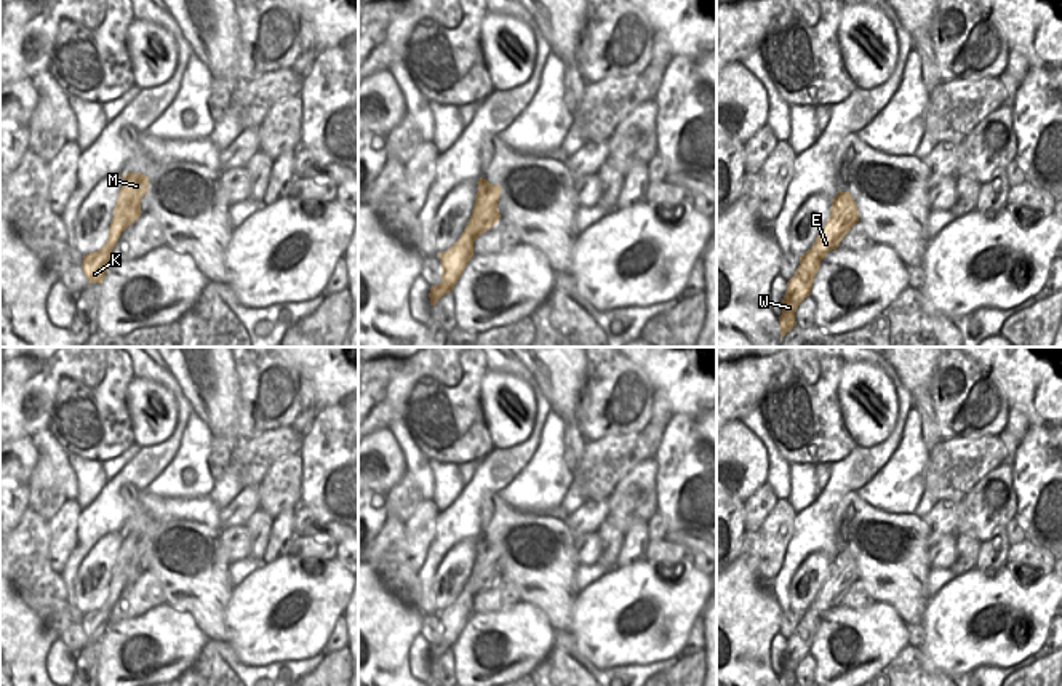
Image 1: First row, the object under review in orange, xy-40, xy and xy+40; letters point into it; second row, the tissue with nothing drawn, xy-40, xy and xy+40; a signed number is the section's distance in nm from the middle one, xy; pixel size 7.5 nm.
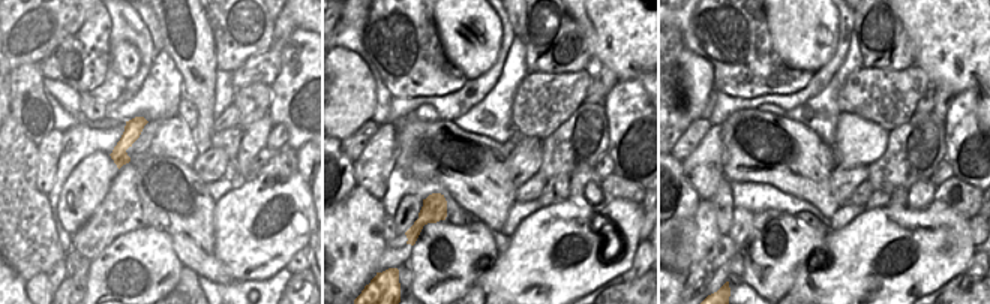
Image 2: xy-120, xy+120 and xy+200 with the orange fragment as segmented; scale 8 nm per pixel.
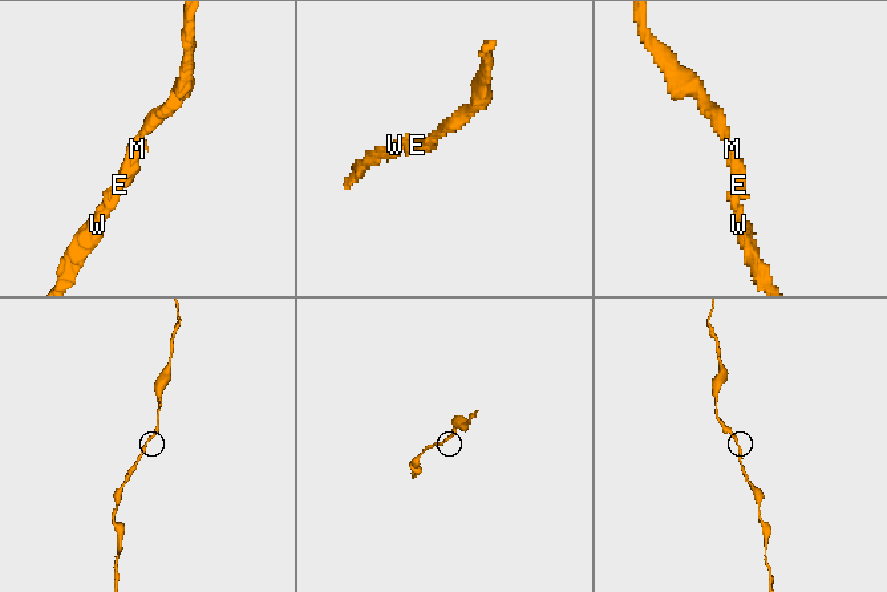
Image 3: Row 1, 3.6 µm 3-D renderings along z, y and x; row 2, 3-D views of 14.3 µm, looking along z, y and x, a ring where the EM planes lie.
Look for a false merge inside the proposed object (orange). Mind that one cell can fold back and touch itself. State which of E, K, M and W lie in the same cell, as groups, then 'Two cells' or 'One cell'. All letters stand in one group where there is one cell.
Groups: E K M W. One cell

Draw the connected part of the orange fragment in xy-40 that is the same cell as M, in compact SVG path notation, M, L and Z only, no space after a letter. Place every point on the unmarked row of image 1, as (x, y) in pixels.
M141 531L123 532L123 542L114 566L114 576L109 584L109 596L106 603L83 614L83 632L88 641L102 641L109 628L109 616L117 603L122 590L141 574L141 556L149 548L149 536Z

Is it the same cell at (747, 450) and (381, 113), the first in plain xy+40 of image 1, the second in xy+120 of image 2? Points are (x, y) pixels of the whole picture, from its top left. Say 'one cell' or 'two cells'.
two cells

